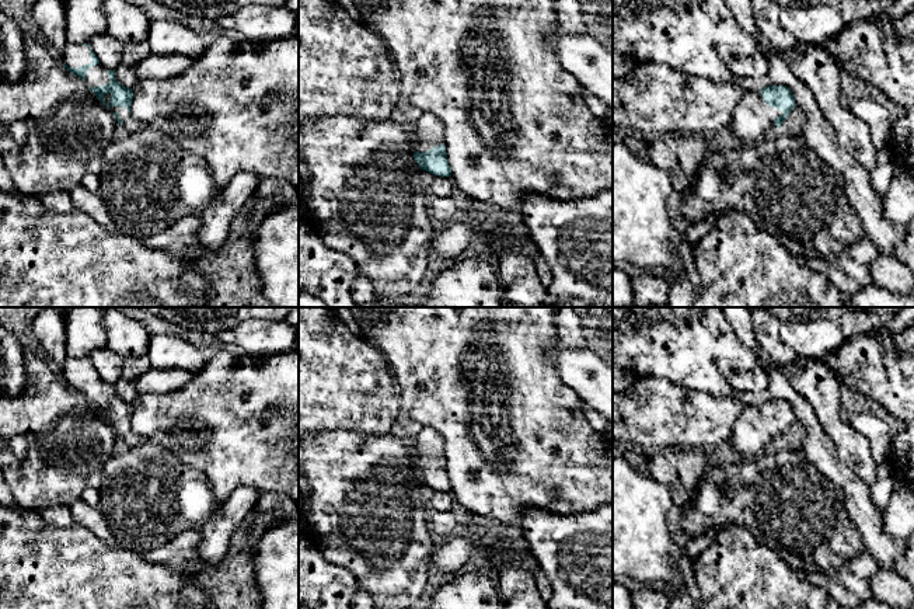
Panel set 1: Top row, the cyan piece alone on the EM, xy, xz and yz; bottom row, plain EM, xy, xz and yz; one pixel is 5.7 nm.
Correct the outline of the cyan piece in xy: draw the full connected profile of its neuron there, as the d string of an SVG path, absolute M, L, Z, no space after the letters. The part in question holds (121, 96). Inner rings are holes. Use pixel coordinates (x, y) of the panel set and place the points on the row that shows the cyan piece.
M67 42L62 60L63 66L83 79L98 100L114 112L121 133L133 135L146 128L146 123L132 115L132 88L116 80L115 70L107 70L100 63L90 44Z

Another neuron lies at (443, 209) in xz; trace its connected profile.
M430 196L429 213L439 223L447 225L460 218L461 198L453 196Z

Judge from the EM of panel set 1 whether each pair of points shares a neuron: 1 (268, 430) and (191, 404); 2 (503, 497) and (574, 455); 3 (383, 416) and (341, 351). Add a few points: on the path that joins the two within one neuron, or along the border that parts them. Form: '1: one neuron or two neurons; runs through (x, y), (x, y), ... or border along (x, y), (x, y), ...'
1: one neuron; runs through (248, 430), (240, 430), (233, 423), (210, 423)
2: one neuron; runs through (520, 480), (541, 459), (557, 459)
3: one neuron; runs through (367, 400), (341, 373), (341, 366)

